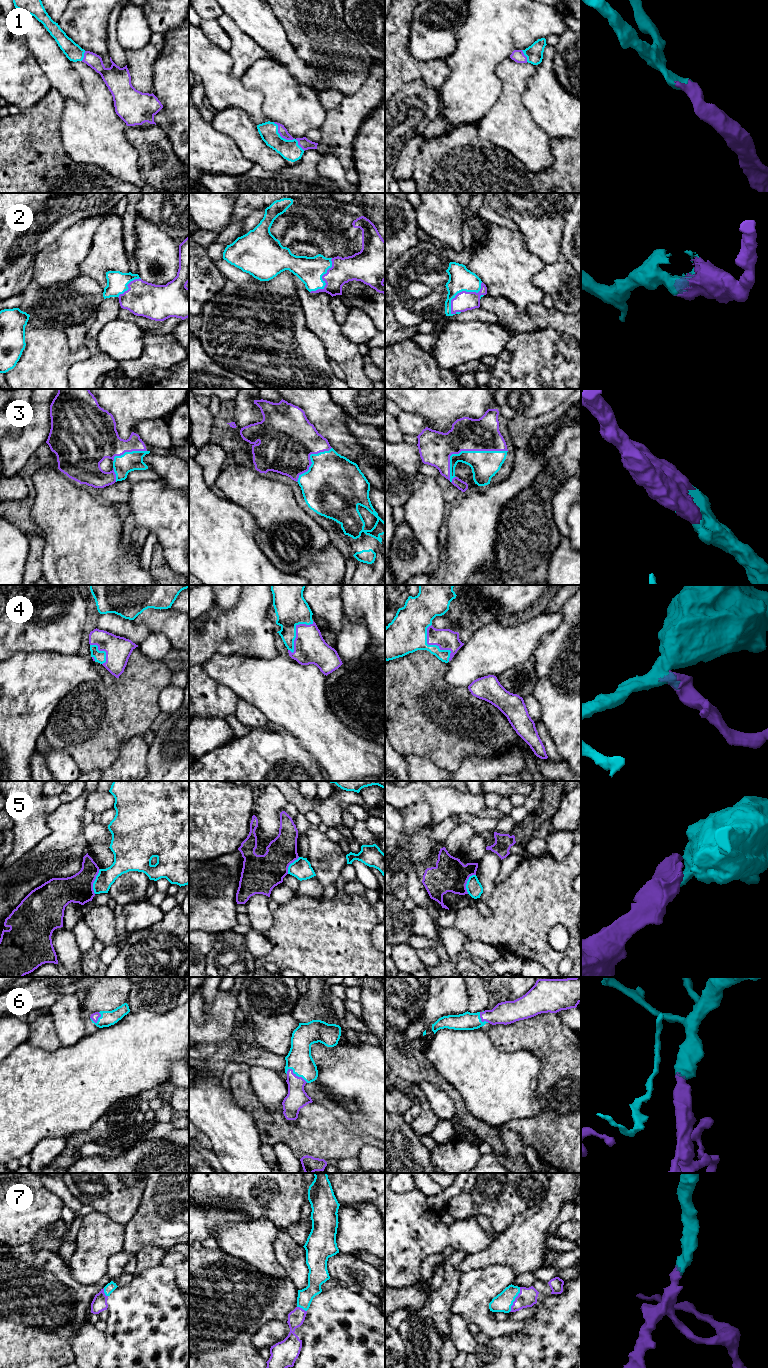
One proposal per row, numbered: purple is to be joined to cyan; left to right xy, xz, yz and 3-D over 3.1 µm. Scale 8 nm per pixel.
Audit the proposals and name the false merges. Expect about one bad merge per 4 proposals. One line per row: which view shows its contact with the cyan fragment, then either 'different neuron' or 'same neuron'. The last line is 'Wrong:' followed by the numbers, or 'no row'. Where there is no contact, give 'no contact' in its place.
1: xz | same neuron
2: yz | same neuron
3: yz | same neuron
4: yz | same neuron
5: xy | different neuron
6: xz | same neuron
7: yz | same neuron
Wrong: 5

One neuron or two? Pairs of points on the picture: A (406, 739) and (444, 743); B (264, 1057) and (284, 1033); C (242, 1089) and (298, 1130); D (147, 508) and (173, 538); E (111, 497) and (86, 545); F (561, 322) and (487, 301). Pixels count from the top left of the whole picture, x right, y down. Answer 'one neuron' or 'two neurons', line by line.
A: one neuron
B: two neurons
C: one neuron
D: one neuron
E: two neurons
F: one neuron

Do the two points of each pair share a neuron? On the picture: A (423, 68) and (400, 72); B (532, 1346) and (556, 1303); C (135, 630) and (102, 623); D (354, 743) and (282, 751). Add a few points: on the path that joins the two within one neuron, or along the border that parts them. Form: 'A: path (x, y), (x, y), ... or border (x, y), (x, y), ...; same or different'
A: path (417, 69), (406, 69); same
B: path (543, 1335), (556, 1322), (556, 1314); same
C: path (127, 628), (110, 623); same
D: border (287, 732), (291, 733), (320, 765); different

